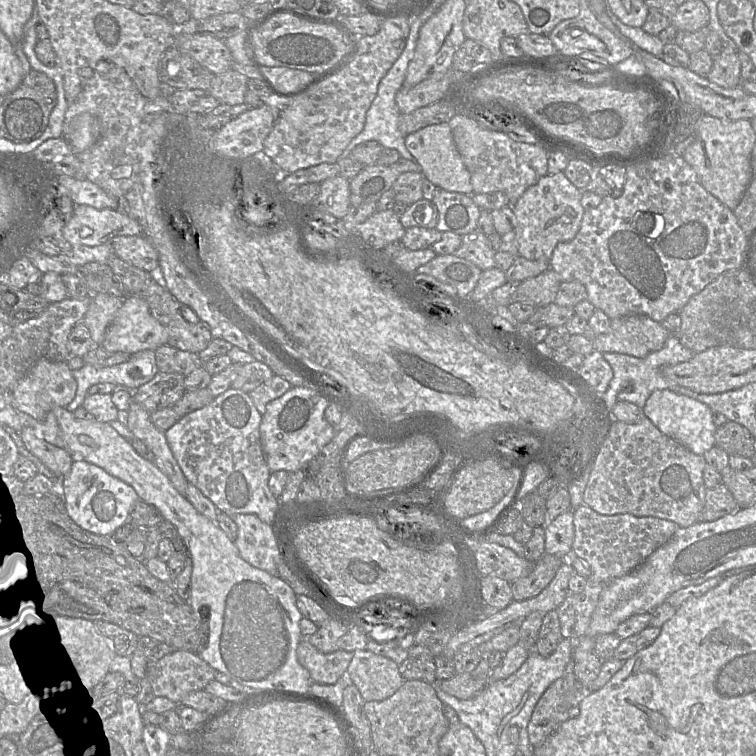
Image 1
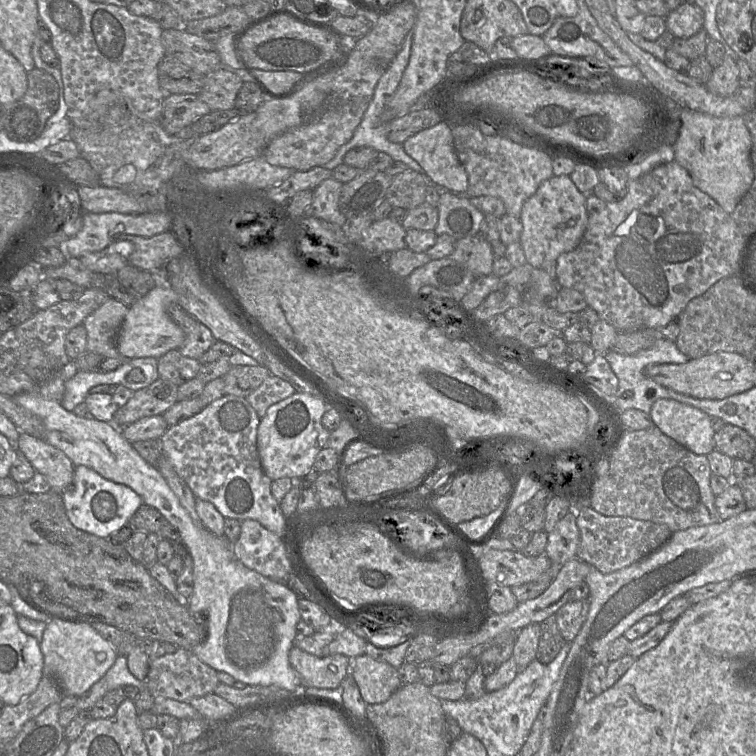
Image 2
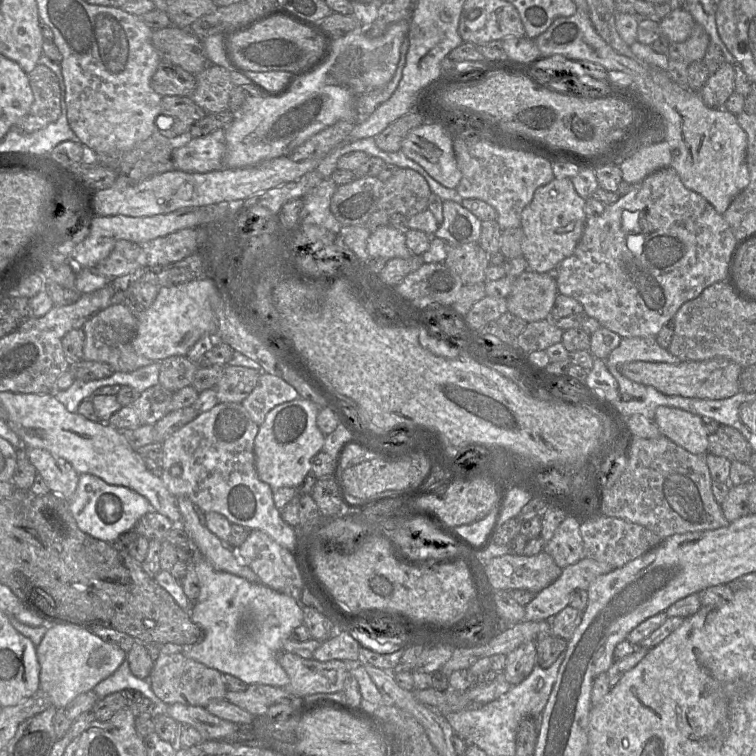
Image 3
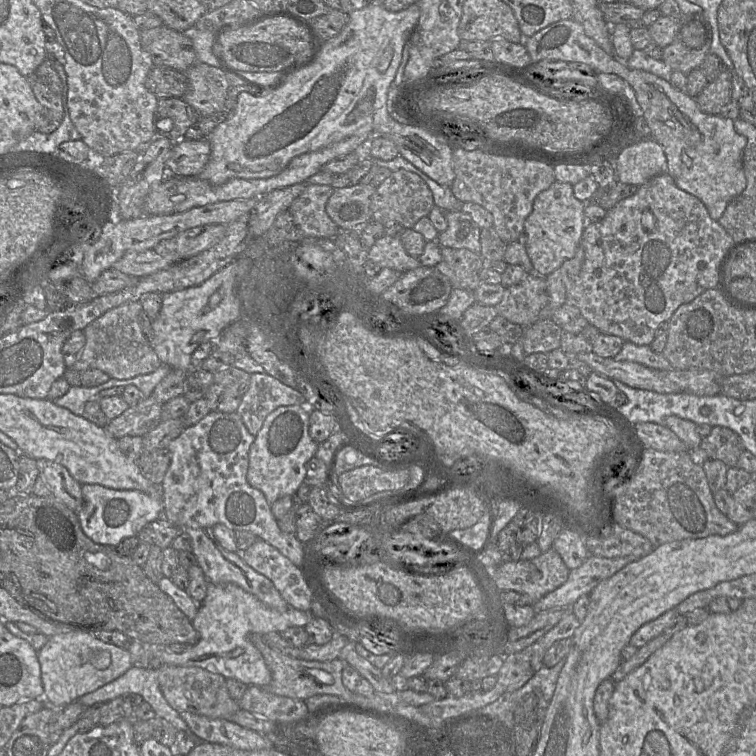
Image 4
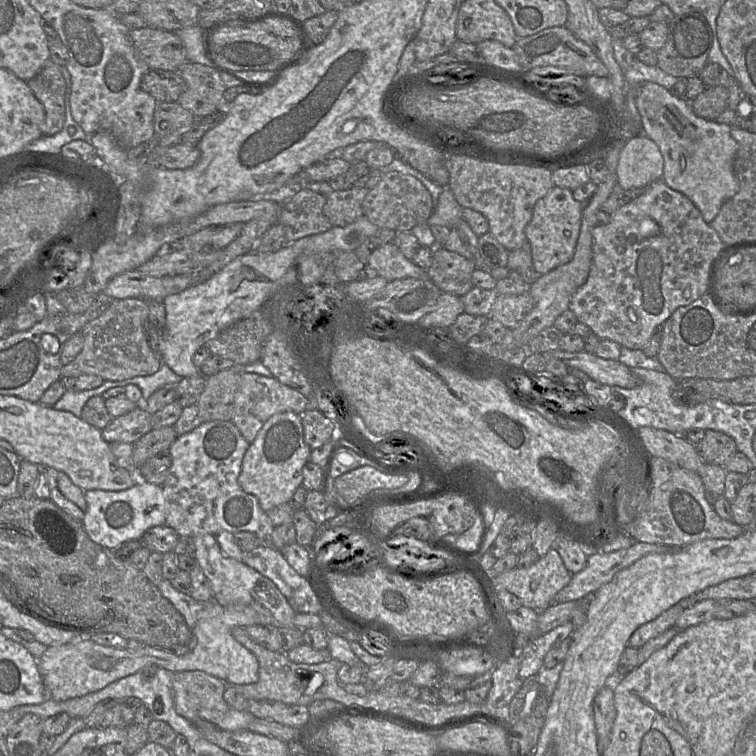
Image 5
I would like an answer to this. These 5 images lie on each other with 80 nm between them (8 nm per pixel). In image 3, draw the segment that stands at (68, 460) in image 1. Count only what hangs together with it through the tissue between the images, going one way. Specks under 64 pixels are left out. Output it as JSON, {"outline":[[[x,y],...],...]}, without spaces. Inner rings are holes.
{"outline":[[[25,447],[27,456],[50,492],[70,500],[76,493],[79,475],[67,460],[41,448]]]}

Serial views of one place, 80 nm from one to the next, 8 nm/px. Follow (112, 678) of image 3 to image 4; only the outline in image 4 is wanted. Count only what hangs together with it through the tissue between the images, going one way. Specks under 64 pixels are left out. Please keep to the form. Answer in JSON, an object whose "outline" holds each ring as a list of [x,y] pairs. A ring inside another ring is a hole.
{"outline":[[[132,666],[127,672],[112,682],[88,693],[78,701],[89,708],[95,704],[103,704],[127,694],[138,694],[149,703],[157,717],[169,721],[178,731],[191,732],[187,723],[180,717],[165,699],[158,681],[158,670]]]}

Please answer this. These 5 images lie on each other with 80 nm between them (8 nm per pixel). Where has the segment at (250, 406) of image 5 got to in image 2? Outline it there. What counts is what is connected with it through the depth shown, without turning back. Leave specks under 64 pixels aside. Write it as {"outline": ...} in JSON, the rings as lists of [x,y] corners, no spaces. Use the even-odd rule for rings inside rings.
{"outline":[[[270,374],[246,399],[257,415],[263,418],[272,404],[291,396],[295,392],[295,389],[289,382]]]}

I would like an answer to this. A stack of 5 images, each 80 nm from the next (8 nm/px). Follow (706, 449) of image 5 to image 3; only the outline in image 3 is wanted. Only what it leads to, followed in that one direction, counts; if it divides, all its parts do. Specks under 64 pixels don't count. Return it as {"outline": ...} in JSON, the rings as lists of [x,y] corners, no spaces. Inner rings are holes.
{"outline":[[[720,425],[715,433],[708,435],[708,453],[728,459],[730,462],[747,463],[753,449],[742,433],[728,425]]]}

